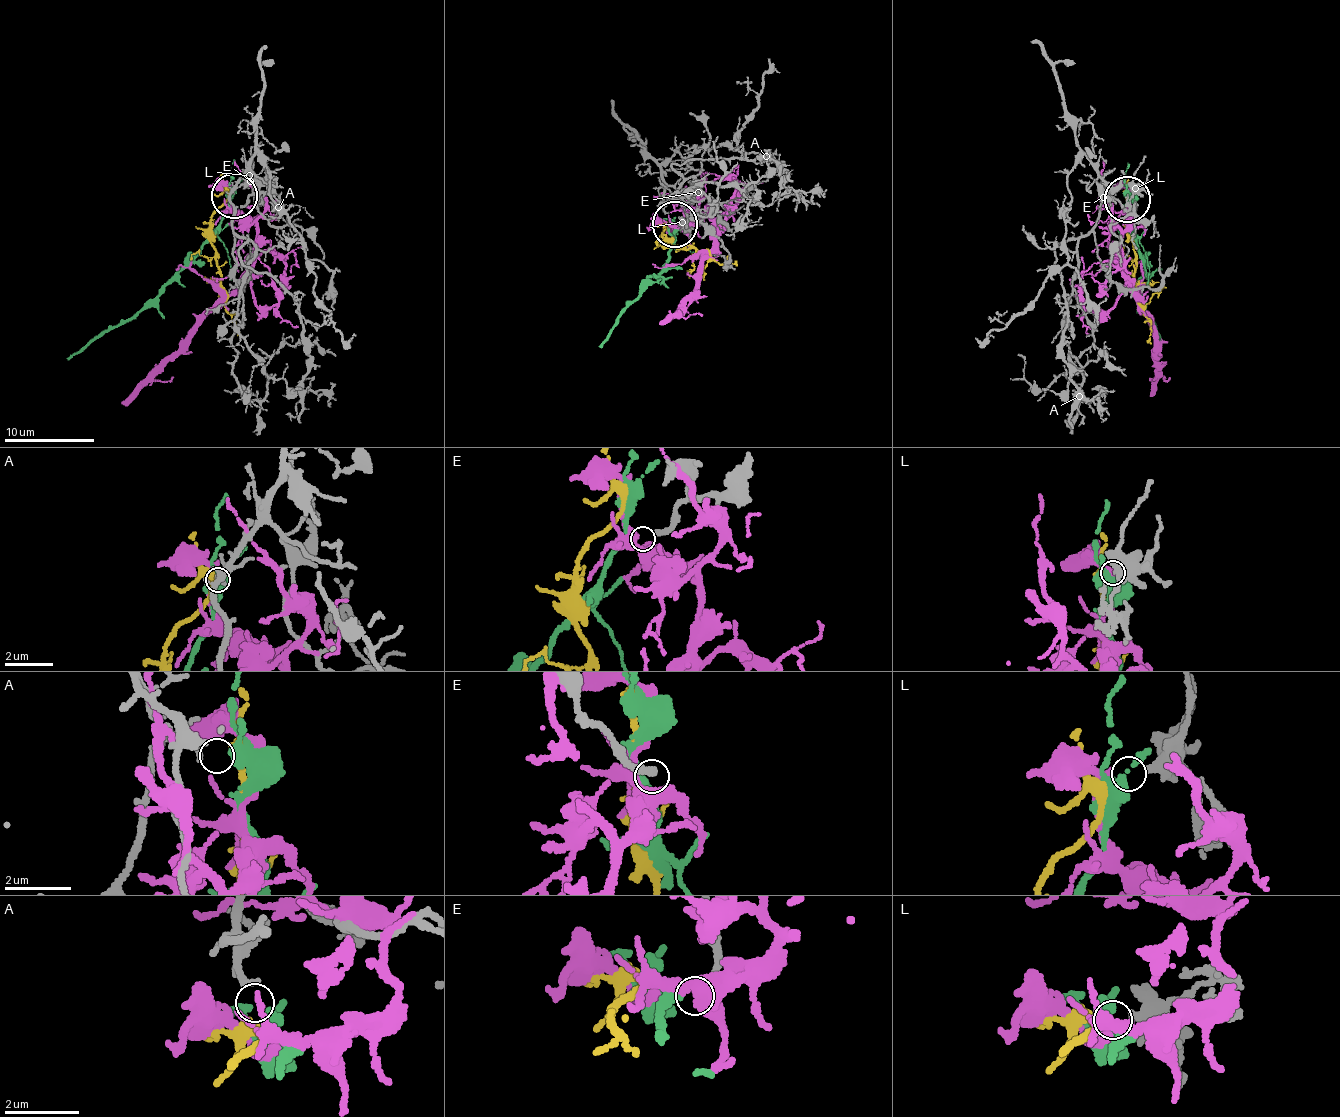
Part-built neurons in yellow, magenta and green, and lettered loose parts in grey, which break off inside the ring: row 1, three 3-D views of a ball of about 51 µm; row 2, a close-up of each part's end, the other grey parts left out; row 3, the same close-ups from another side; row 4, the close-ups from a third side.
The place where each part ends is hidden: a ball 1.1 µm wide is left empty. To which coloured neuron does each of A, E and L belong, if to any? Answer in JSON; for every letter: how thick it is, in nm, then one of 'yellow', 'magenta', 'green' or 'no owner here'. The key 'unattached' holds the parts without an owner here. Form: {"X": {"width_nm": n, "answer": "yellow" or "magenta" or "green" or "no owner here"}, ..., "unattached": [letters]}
{"A": {"width_nm": 170, "answer": "yellow"}, "E": {"width_nm": 200, "answer": "green"}, "L": {"width_nm": 280, "answer": "magenta"}, "unattached": []}

